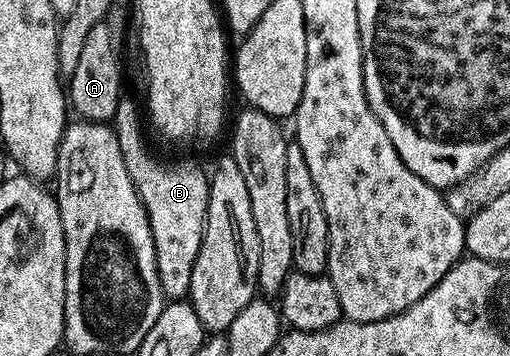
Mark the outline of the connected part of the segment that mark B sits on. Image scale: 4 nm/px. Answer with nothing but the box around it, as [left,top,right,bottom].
[112,97,210,301]

